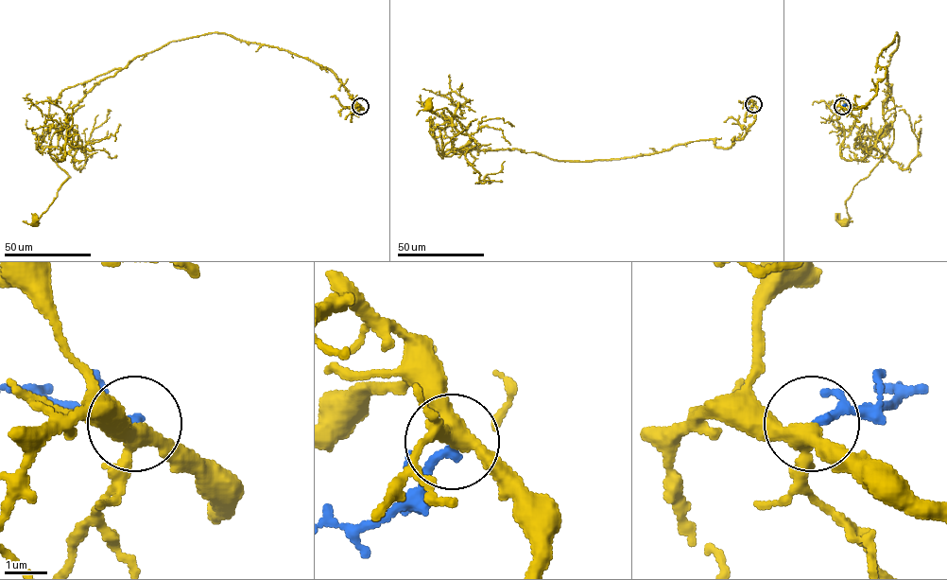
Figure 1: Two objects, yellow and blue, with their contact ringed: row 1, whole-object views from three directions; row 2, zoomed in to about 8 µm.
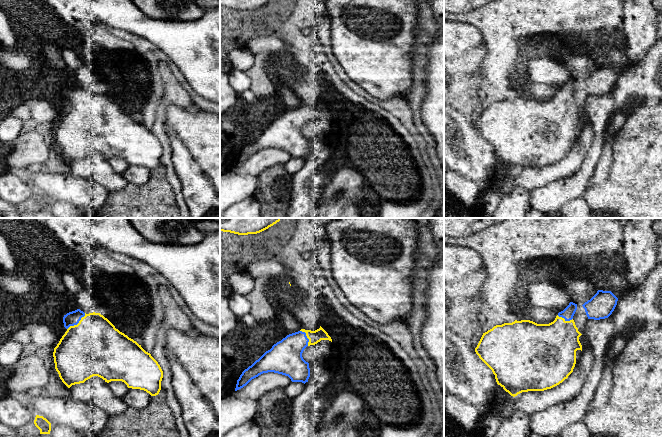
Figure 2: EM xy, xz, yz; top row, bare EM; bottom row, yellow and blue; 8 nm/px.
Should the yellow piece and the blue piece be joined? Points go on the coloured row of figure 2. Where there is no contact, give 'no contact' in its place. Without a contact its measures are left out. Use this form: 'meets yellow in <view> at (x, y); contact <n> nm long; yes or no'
meets yellow in xy at (78, 323); contact 200 nm long; yes

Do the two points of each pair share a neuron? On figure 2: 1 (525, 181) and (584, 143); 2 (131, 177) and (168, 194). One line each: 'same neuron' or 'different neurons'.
1: same neuron
2: different neurons

